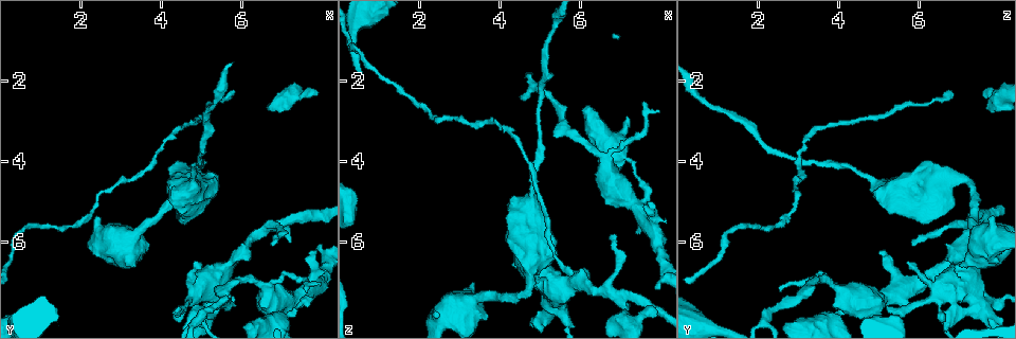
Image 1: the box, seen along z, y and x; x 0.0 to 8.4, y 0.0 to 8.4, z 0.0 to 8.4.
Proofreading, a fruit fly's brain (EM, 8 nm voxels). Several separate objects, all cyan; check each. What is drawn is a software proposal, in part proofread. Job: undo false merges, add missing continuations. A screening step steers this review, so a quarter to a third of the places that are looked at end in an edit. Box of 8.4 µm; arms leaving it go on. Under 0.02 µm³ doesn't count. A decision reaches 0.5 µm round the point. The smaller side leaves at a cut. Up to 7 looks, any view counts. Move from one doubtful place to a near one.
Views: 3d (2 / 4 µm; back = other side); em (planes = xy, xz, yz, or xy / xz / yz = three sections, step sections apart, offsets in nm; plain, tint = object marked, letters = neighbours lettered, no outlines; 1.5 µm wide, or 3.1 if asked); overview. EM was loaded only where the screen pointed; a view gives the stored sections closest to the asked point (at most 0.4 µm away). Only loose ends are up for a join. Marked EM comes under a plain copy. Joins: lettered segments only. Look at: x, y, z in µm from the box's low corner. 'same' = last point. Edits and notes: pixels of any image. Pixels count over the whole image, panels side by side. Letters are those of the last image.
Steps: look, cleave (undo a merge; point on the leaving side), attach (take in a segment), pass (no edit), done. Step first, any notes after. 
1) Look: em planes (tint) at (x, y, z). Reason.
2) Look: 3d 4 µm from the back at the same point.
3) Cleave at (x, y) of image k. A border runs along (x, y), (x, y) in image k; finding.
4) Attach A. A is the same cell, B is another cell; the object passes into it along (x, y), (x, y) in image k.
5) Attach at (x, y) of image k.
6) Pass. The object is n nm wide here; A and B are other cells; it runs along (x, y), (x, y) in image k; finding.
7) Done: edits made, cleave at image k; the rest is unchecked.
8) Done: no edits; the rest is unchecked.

Look: 3d 2 µm at (7.90, 2.25, 7.70). An open end.

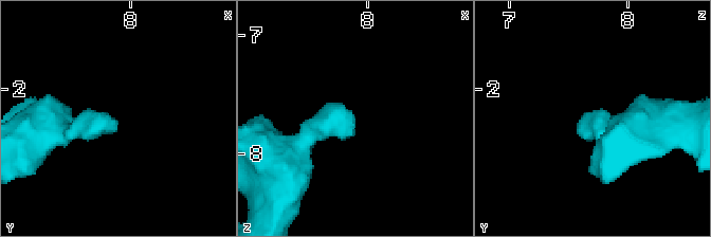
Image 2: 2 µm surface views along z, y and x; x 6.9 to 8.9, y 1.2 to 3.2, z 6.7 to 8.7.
Look: em planes (letters) at (7.88, 2.28, 7.70).

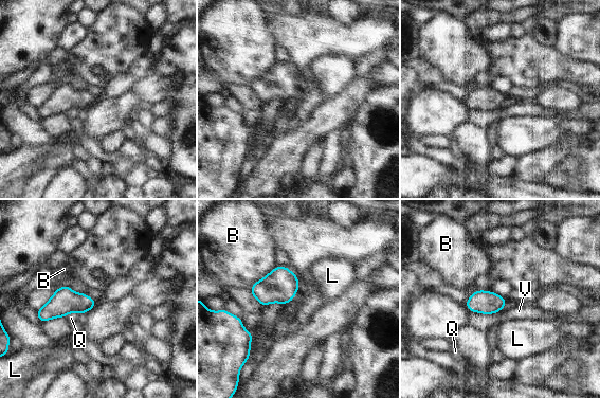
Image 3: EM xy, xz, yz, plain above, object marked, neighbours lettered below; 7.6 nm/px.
Pass. The object is 160 nm wide here; B, L, Q and V are other cells; a border runs along (97, 302), (86, 313) in image 3; no lettered segment goes on from it.

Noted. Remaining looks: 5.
Look: em planes (letters) at (7.90, 6.20, 7.20).

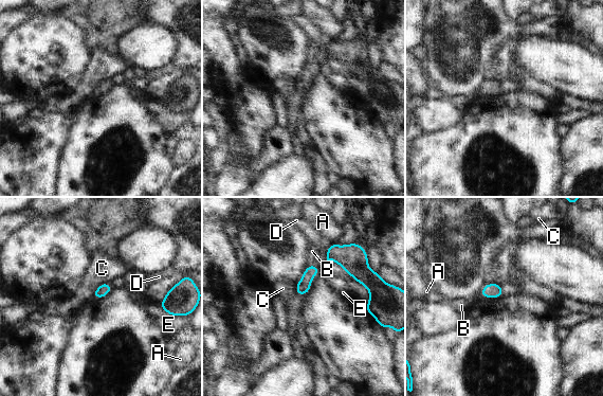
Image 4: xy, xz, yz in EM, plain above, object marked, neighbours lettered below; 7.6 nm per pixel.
Pass. A, B, C, D and E are other cells; a border runs along (295, 284), (296, 293) in image 4; none of them fits.

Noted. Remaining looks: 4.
Look: em planes (tint) at (7.85, 6.20, 5.10). Free end.

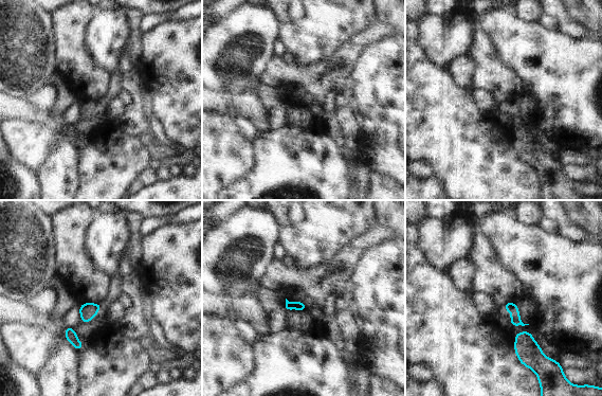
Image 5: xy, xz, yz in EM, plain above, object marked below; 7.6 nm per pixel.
Look: em planes (letters) at the same point. See the neighbours.

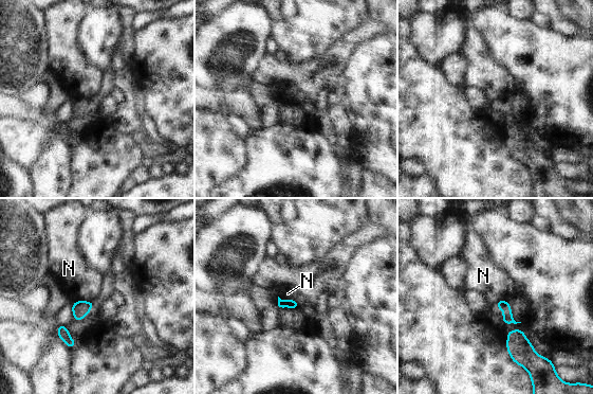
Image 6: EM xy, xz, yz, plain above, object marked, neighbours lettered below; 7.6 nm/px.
Pass. The longest contact is with N, 140 nm; N is another cell; none of them fits.

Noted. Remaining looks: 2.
Done: no edits; the rest is unchecked.

